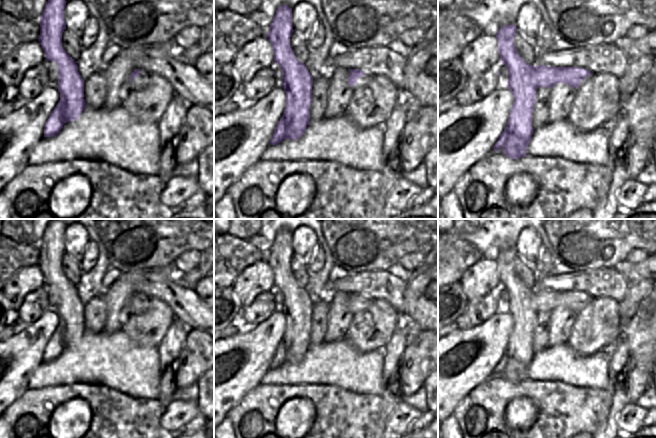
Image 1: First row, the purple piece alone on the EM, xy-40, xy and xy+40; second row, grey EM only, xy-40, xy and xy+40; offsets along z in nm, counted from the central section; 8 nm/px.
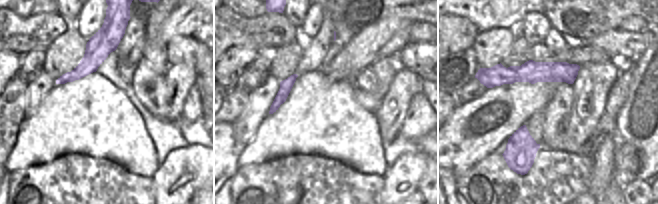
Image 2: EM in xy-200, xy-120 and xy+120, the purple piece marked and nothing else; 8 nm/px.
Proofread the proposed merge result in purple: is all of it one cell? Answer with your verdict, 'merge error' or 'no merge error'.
merge error

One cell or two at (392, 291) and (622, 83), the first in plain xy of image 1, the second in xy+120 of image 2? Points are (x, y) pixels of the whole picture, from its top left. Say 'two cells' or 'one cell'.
two cells

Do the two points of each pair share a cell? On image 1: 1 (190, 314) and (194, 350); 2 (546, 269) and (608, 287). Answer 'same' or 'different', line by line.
1: different
2: different

